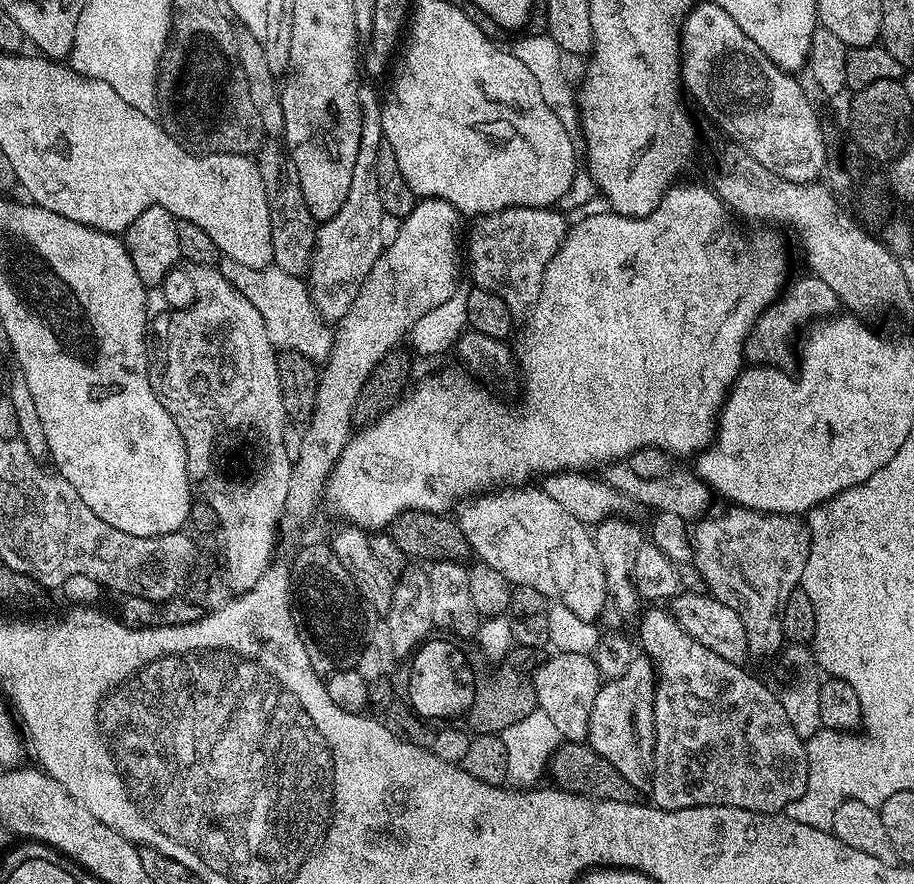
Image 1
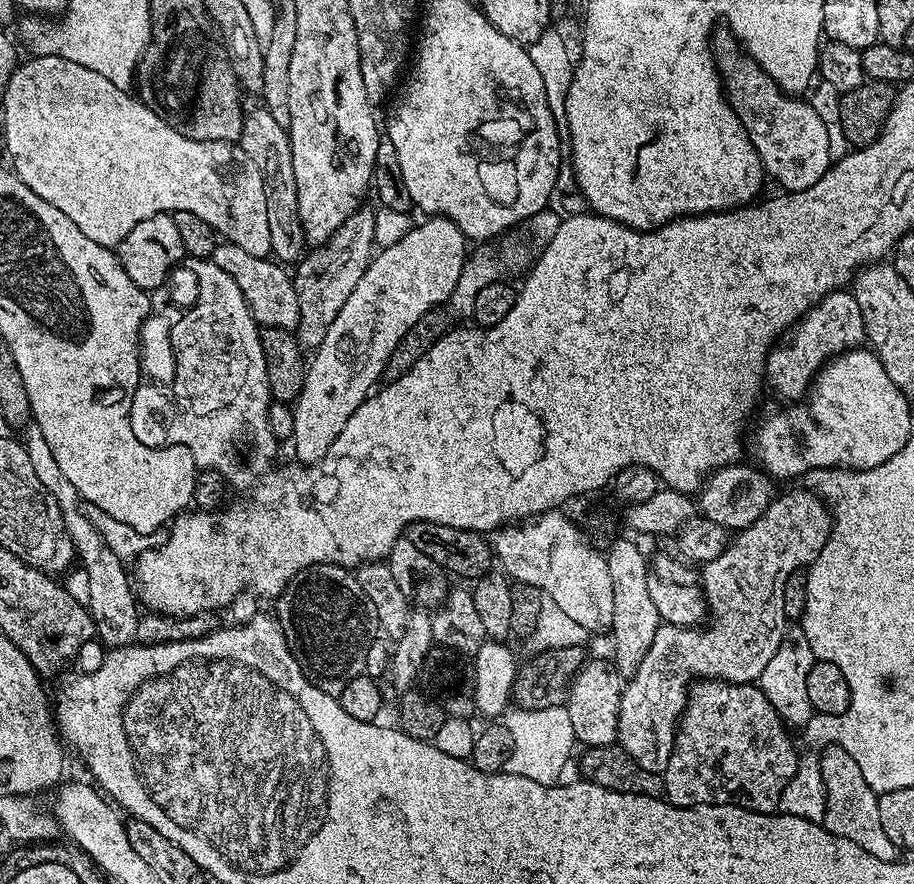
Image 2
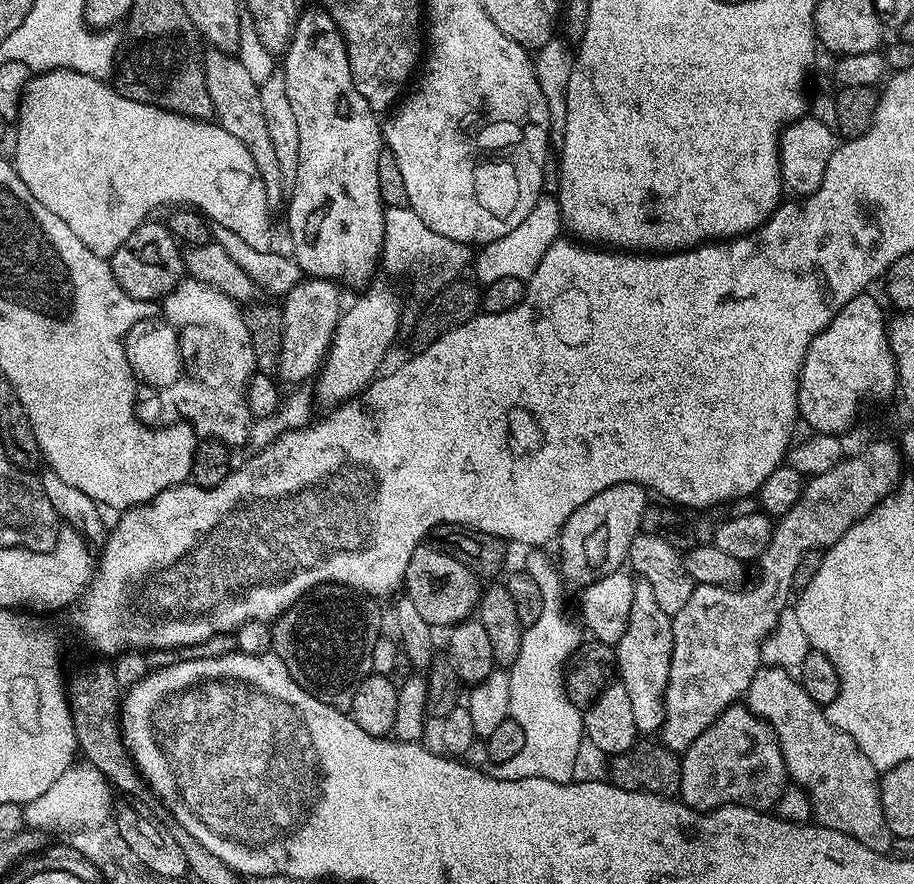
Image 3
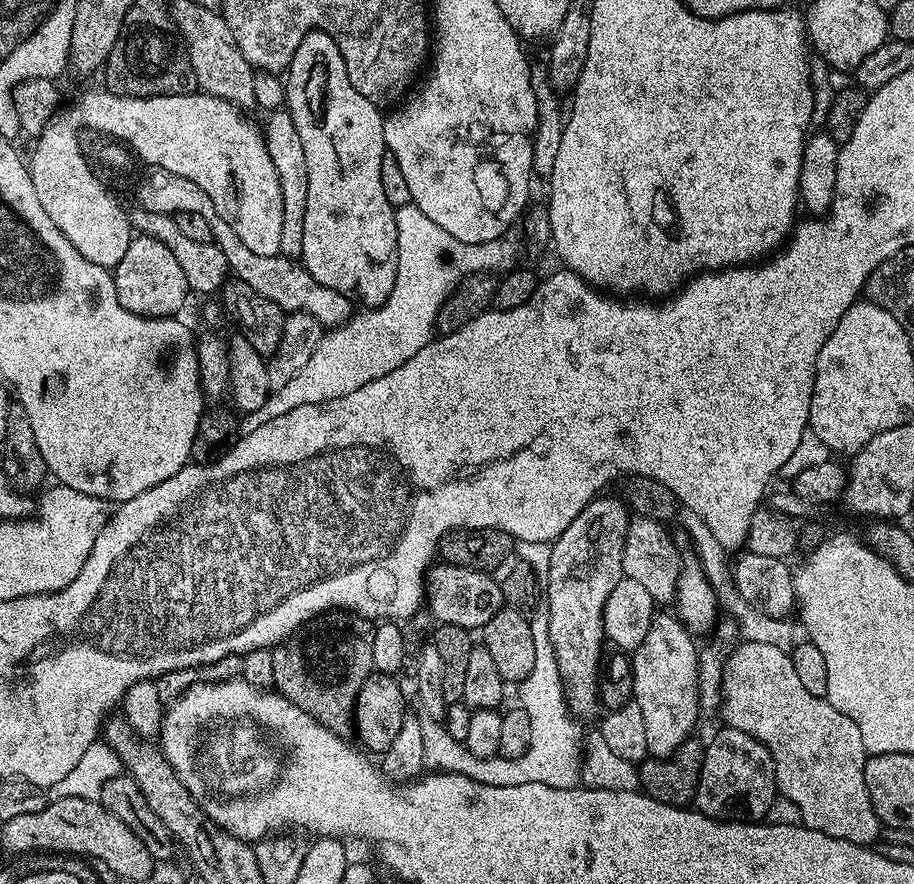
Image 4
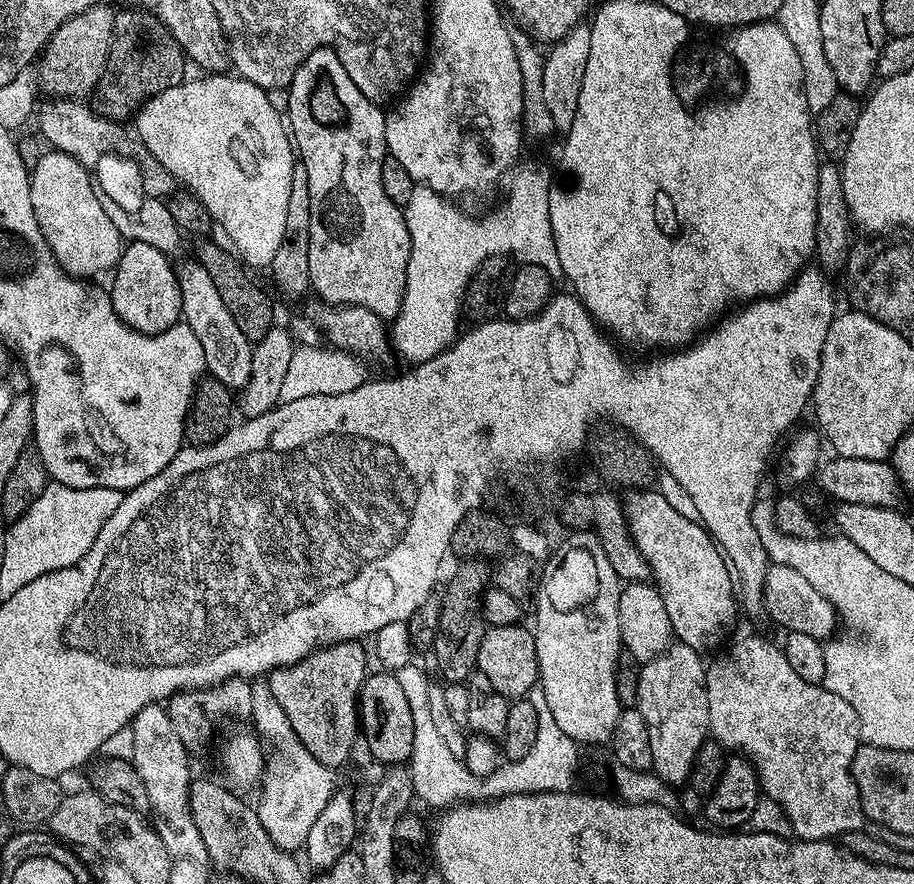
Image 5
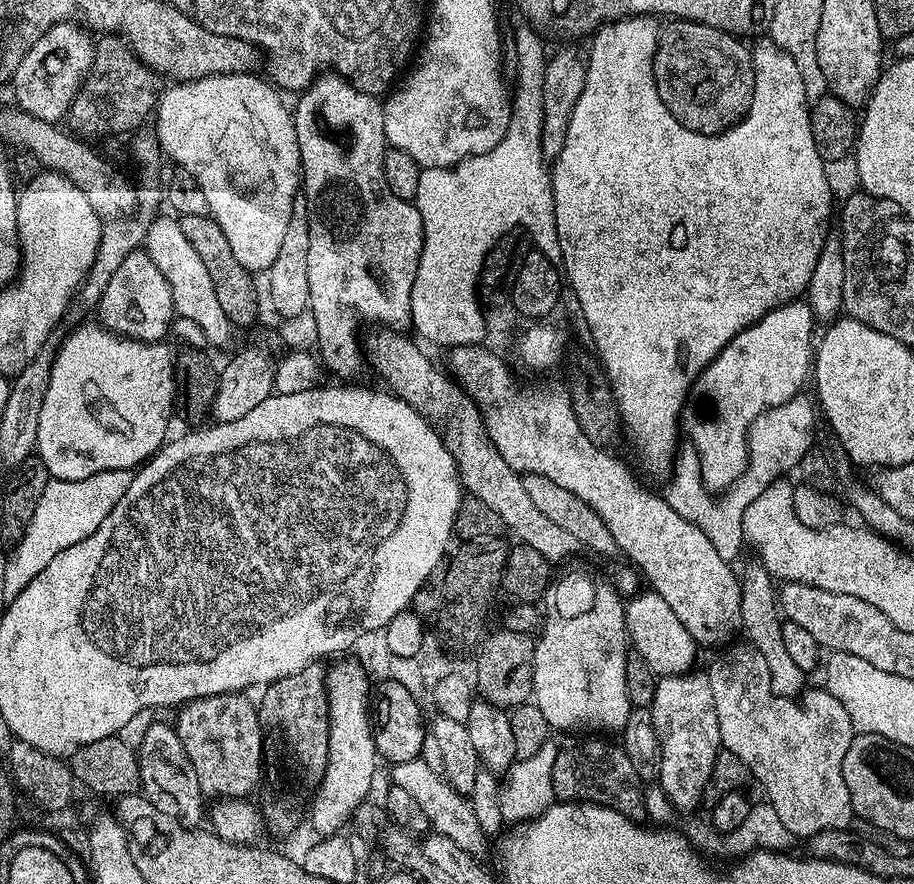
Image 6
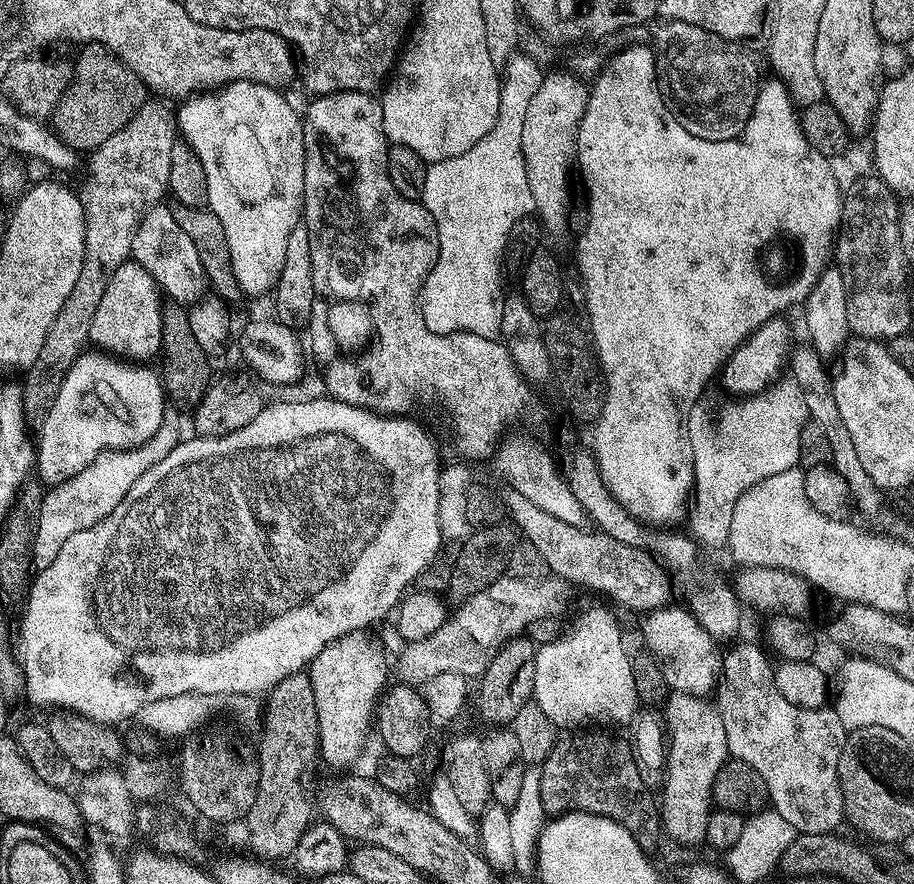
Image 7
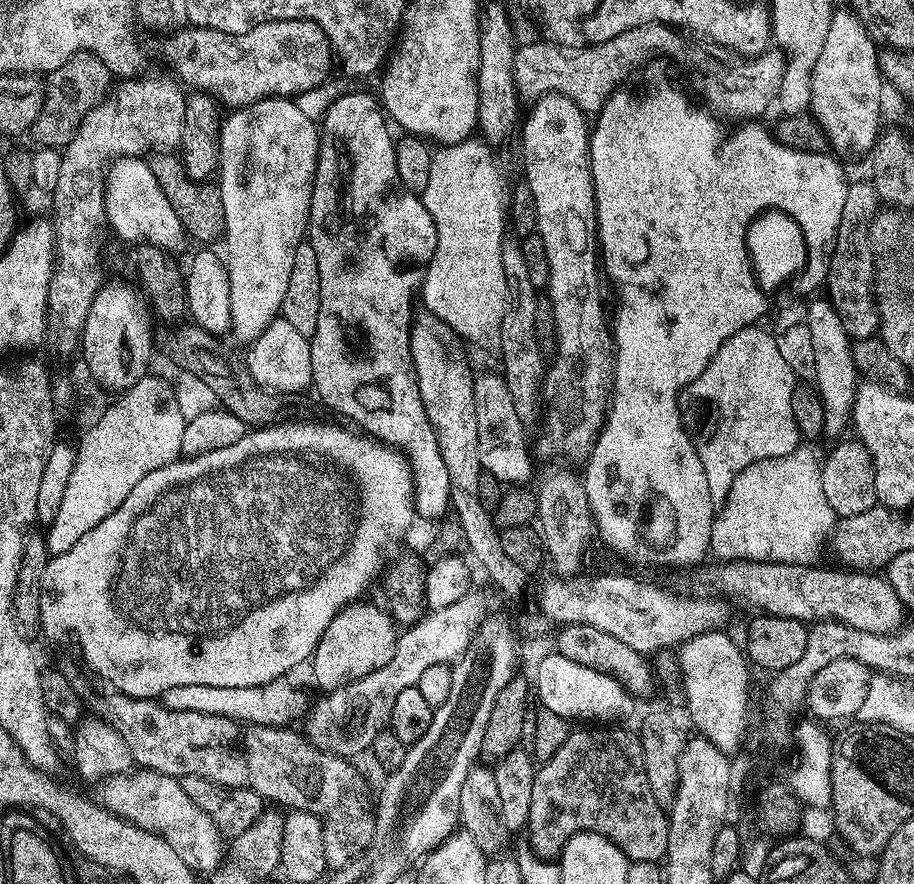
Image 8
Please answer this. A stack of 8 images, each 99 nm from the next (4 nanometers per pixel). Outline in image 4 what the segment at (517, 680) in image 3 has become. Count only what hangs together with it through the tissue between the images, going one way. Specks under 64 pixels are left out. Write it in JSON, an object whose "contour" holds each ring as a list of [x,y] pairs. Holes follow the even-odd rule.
{"contour":[[[538,642],[534,646],[534,668],[526,678],[519,681],[520,700],[519,707],[526,710],[530,718],[530,746],[522,758],[506,760],[503,758],[483,760],[472,755],[465,755],[465,760],[460,760],[457,764],[452,764],[452,747],[454,741],[448,729],[441,721],[430,718],[430,714],[425,711],[419,713],[419,720],[422,728],[424,763],[432,772],[451,772],[462,773],[466,778],[474,782],[482,782],[486,786],[522,786],[526,782],[538,782],[542,786],[554,786],[555,788],[575,788],[580,784],[580,754],[582,751],[582,731],[571,712],[568,711],[568,698],[564,695],[564,679],[560,676],[558,662],[554,658],[554,650],[547,642]]]}

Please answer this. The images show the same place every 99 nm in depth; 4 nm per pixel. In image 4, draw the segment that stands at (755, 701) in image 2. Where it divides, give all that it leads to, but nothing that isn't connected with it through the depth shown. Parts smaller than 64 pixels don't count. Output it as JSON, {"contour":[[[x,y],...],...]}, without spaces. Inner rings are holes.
{"contour":[[[721,727],[721,732],[712,741],[704,744],[701,774],[698,778],[696,796],[694,799],[695,811],[703,816],[715,820],[739,820],[741,822],[760,822],[765,819],[770,806],[778,799],[776,786],[776,771],[772,755],[758,738],[746,734],[737,728]]]}

